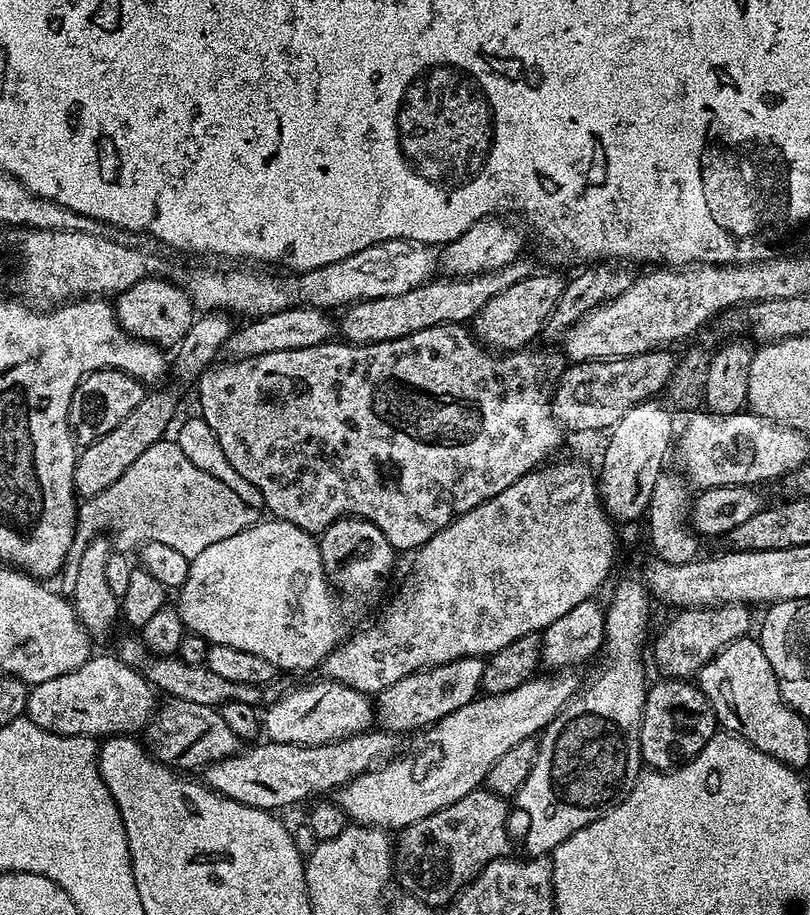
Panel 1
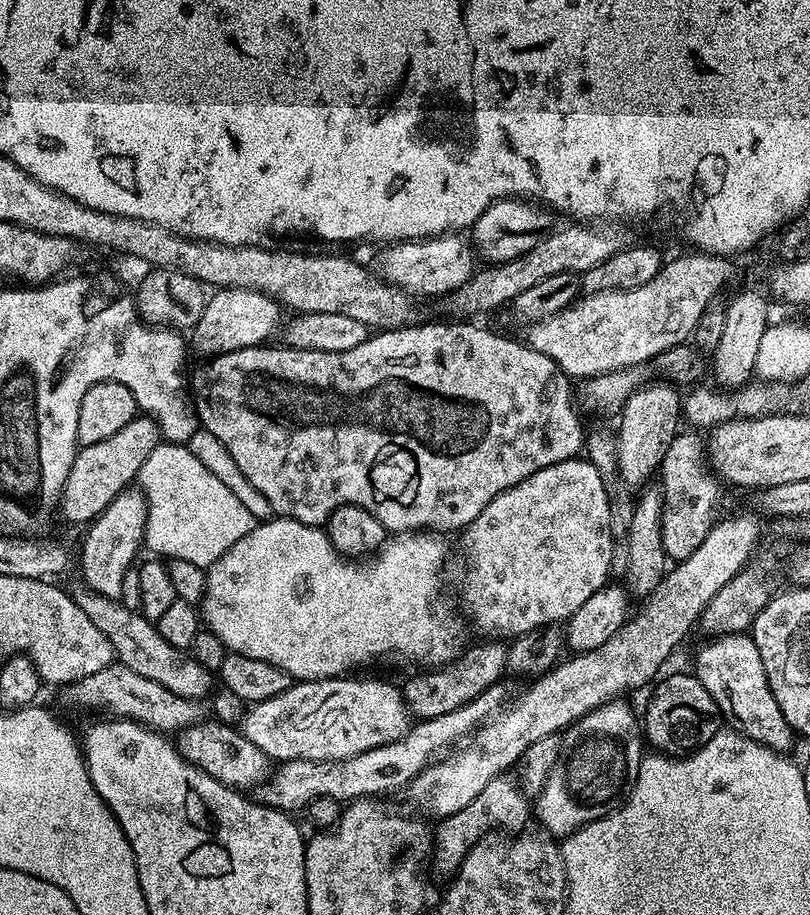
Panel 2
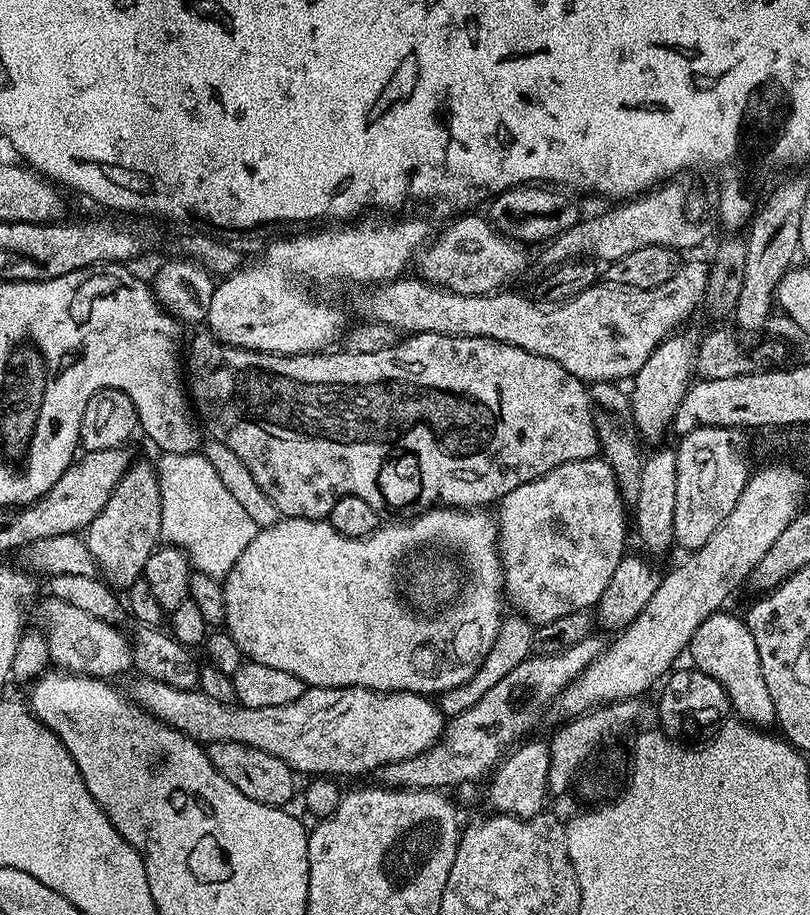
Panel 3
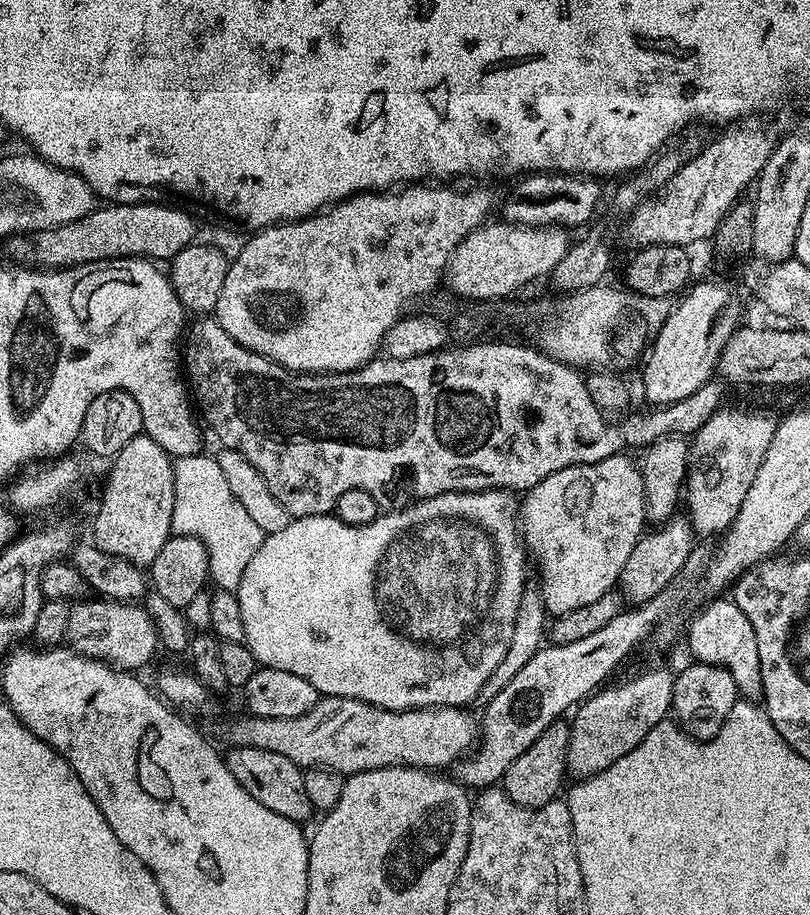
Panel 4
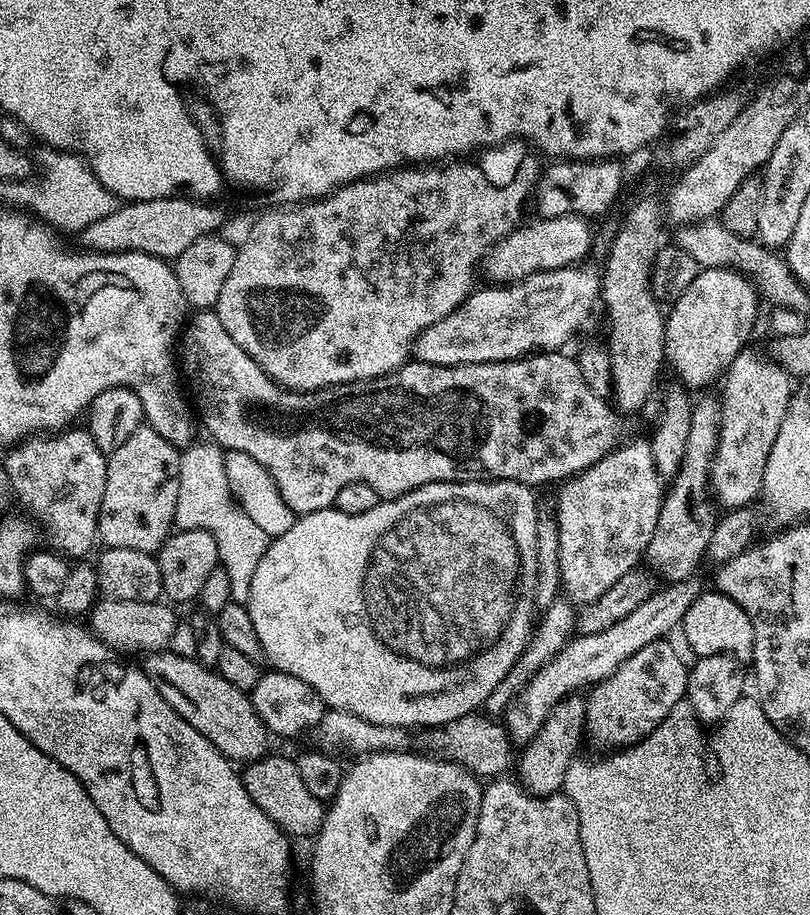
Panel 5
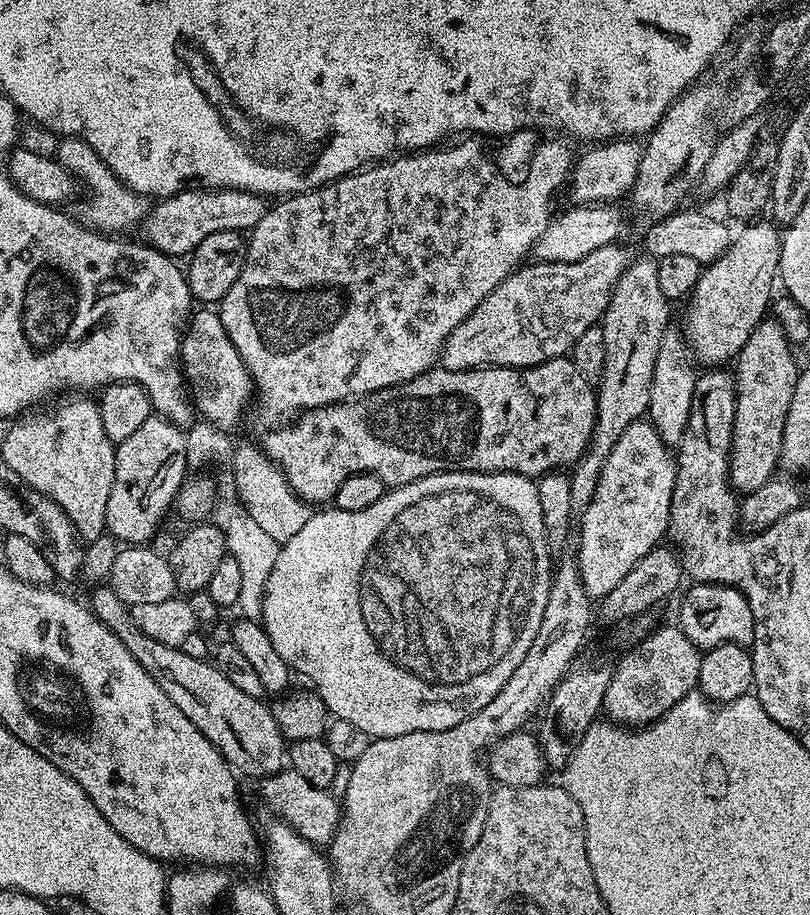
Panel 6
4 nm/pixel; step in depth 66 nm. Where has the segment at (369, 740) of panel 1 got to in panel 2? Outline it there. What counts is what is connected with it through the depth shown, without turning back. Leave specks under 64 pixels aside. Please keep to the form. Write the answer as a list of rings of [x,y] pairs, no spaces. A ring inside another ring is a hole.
[[[495,683],[478,697],[448,714],[417,721],[403,738],[362,754],[354,754],[349,760],[286,760],[271,773],[263,784],[255,789],[254,796],[267,808],[279,808],[281,812],[295,813],[295,808],[307,809],[314,798],[334,798],[351,802],[361,798],[374,798],[380,793],[407,787],[416,779],[446,747],[456,743],[485,723],[507,701],[501,683]]]

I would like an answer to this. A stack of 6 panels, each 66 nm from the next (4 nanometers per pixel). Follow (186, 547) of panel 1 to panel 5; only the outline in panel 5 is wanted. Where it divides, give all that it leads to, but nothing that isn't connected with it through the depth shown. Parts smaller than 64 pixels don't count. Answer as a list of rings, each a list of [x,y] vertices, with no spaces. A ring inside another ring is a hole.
[[[194,448],[188,451],[186,458],[180,462],[175,527],[197,528],[214,534],[214,542],[218,542],[220,555],[219,567],[224,568],[230,578],[231,603],[247,605],[250,578],[254,578],[254,570],[258,570],[258,562],[262,562],[262,554],[266,554],[270,538],[266,530],[260,529],[230,494],[223,453],[194,451]]]

